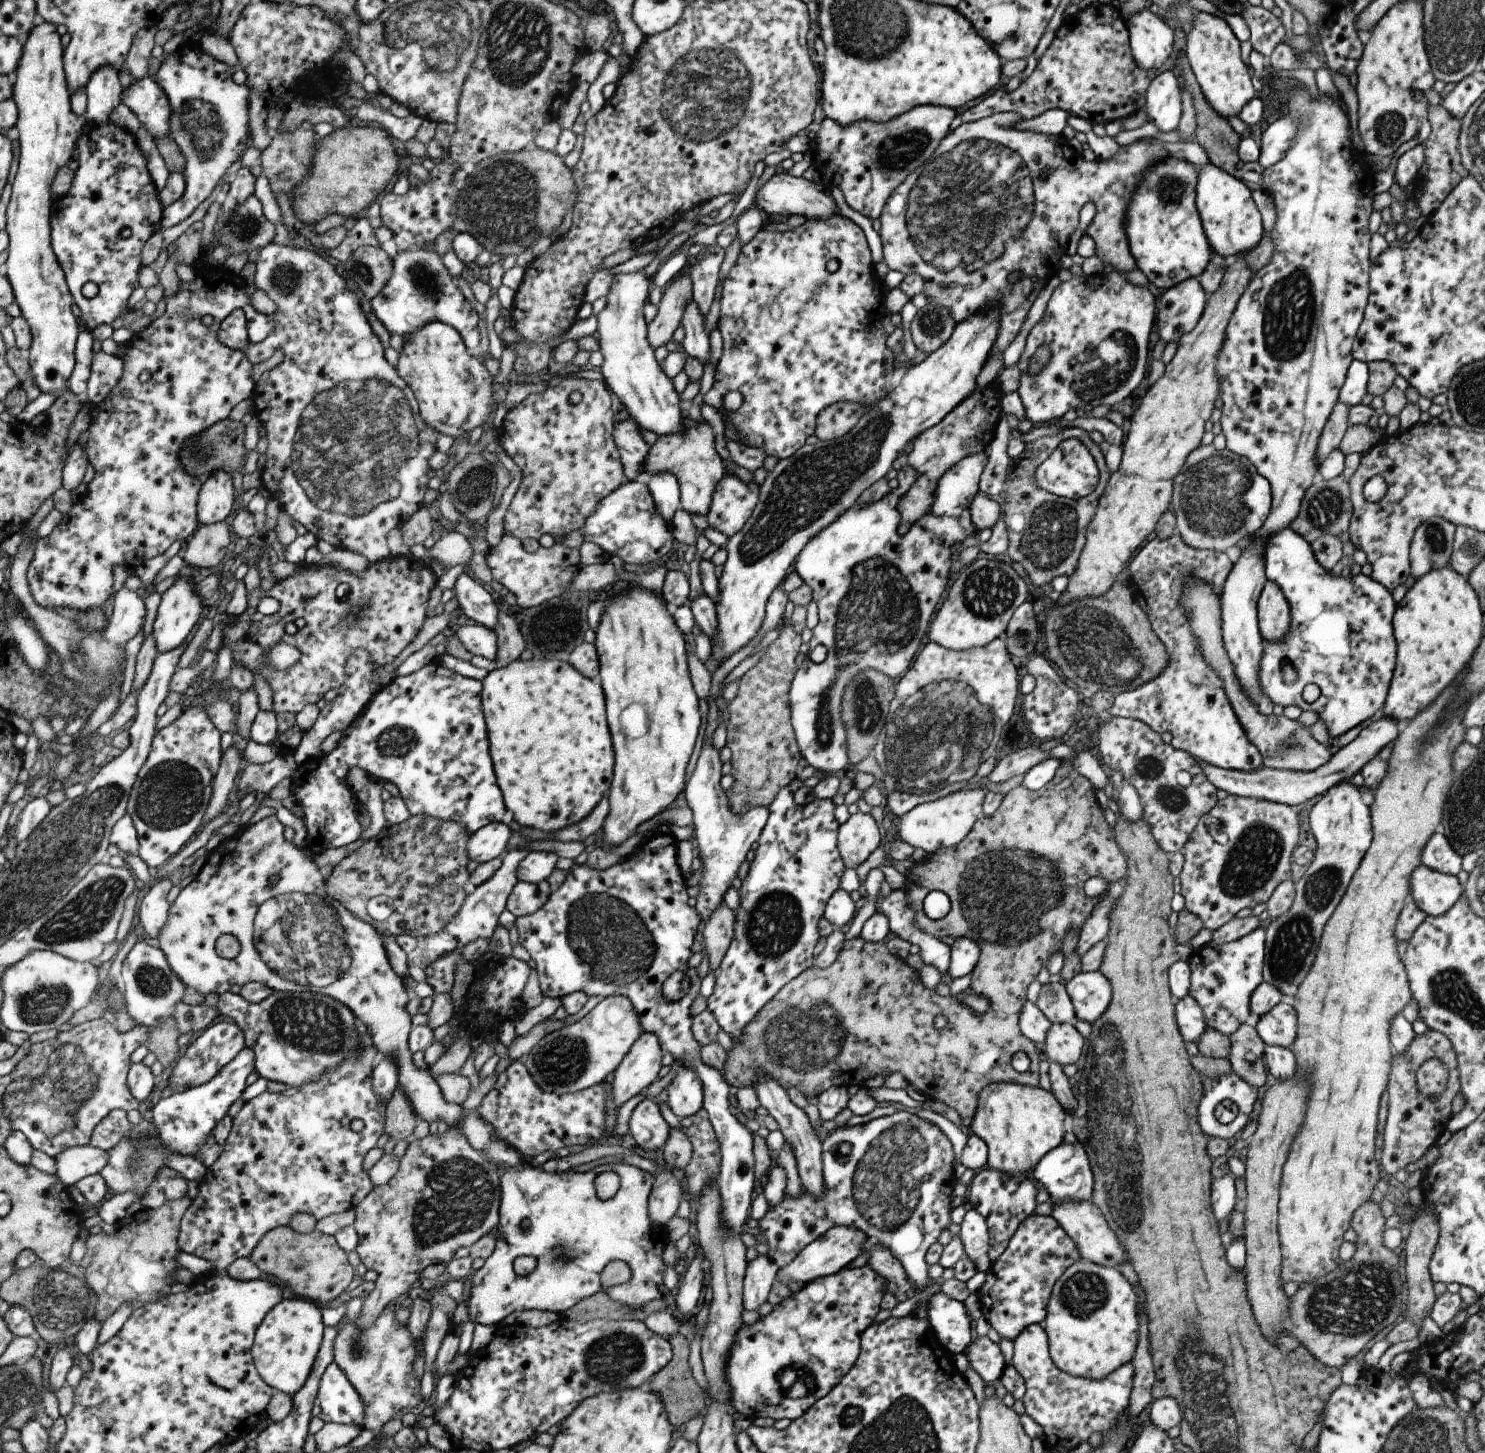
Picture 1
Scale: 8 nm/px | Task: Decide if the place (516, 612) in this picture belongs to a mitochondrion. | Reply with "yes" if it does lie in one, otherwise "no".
no

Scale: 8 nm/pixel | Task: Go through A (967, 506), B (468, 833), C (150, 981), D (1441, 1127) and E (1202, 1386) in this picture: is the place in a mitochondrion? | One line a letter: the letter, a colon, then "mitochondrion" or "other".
A: other
B: other
C: mitochondrion
D: other
E: mitochondrion

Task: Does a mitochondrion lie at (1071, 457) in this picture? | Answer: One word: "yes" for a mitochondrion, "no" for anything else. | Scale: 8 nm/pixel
no

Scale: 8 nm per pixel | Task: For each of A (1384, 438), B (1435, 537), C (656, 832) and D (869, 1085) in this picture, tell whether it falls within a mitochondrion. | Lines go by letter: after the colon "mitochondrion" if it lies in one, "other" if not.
A: other
B: mitochondrion
C: other
D: other

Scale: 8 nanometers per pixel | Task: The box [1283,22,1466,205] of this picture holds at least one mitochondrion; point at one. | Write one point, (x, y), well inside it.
(1389, 128)

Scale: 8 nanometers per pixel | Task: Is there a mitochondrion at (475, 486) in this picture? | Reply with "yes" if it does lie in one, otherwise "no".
yes

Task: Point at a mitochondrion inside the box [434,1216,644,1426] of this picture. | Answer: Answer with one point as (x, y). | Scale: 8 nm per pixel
(561, 1259)

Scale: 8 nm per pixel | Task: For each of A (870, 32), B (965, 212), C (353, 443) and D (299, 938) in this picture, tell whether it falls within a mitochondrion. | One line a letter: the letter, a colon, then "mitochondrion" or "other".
A: mitochondrion
B: mitochondrion
C: mitochondrion
D: mitochondrion

